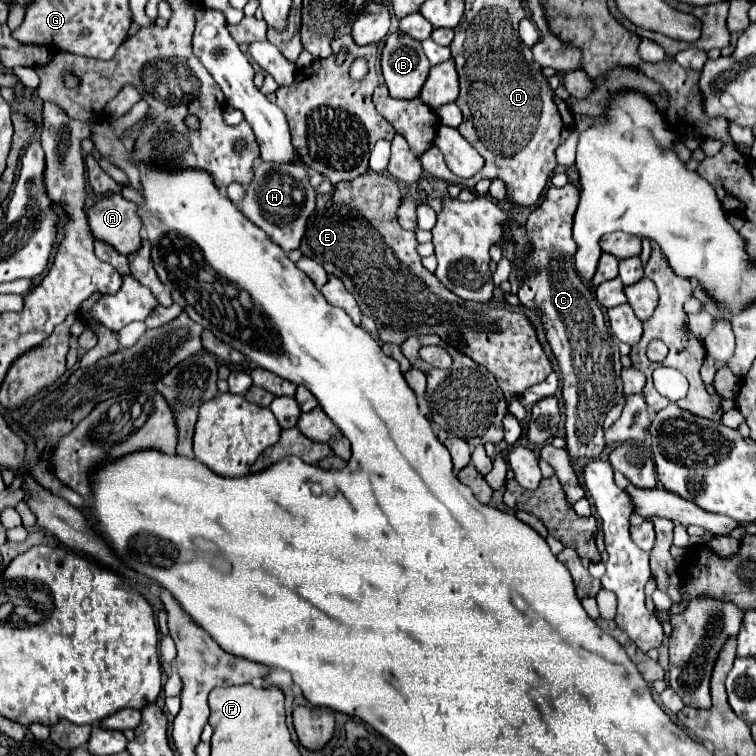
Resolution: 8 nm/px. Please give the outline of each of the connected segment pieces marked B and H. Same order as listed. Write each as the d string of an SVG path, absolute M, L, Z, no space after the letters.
M395 32L387 38L381 54L381 70L389 94L401 100L419 98L421 86L429 74L429 60L423 54L421 42L405 32Z
M259 162L255 166L255 178L247 186L247 194L239 208L257 228L261 228L285 252L299 248L301 238L305 236L307 218L315 210L315 190L309 184L307 168L303 164Z

